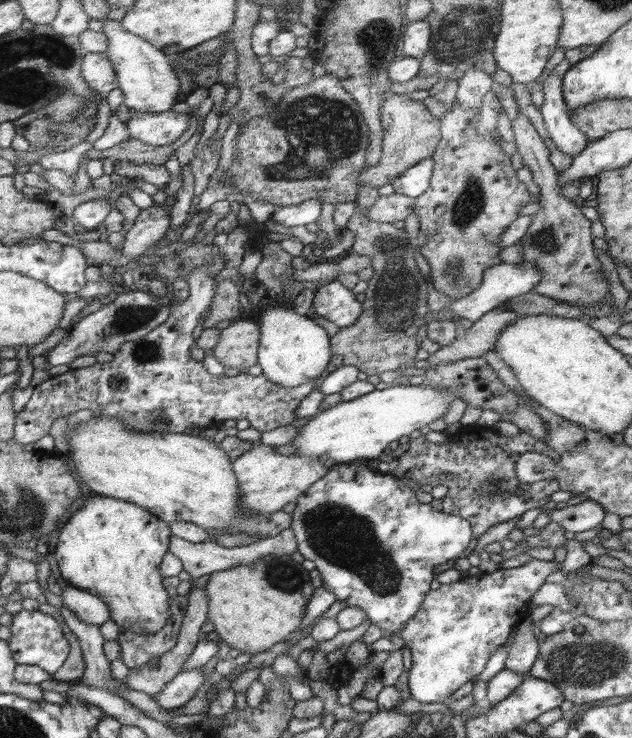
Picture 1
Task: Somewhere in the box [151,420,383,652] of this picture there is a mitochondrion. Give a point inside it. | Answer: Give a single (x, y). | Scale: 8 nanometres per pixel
(281, 574)

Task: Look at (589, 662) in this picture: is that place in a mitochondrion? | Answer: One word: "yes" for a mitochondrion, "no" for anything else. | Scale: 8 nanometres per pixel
yes

